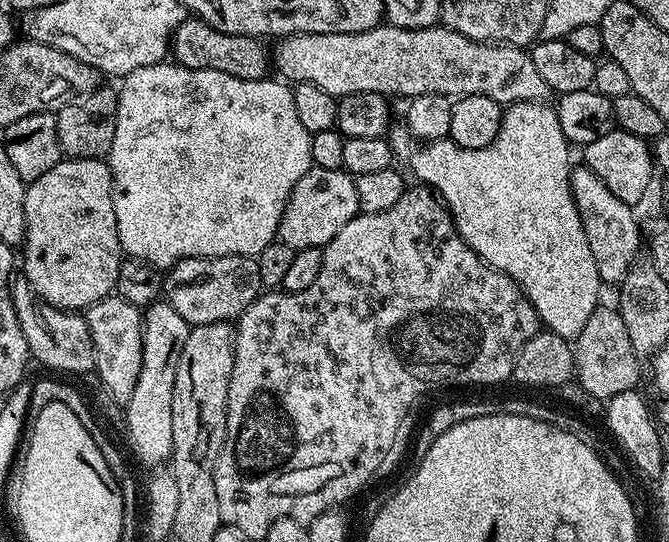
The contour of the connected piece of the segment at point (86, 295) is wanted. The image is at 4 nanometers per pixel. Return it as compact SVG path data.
M61 159L54 170L46 170L42 178L31 181L24 189L26 234L23 279L30 282L32 291L45 304L69 310L87 310L91 304L109 295L116 287L122 253L118 238L118 222L114 218L112 171L103 159Z

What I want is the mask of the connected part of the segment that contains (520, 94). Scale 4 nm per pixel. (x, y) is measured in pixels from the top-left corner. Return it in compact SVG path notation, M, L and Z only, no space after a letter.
M385 23L381 27L354 34L299 32L297 36L283 37L277 44L280 45L276 52L274 48L274 68L281 72L279 75L285 81L313 84L337 98L363 92L377 92L389 98L411 98L422 94L442 94L449 98L485 96L507 106L531 100L544 102L550 96L546 82L542 82L538 70L534 70L532 57L524 48L516 48L513 44L483 44L443 26L406 30Z

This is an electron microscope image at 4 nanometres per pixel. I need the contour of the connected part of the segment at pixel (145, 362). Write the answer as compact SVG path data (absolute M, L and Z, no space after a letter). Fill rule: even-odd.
M166 302L148 305L143 318L142 374L138 374L138 386L134 386L134 394L123 412L133 454L144 464L160 464L172 455L174 378L178 378L178 358L182 358L182 346L186 346L190 326L186 318Z

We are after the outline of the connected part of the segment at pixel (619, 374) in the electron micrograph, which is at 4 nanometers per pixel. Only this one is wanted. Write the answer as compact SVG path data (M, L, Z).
M597 306L594 314L590 314L586 326L582 326L582 334L578 334L578 338L574 341L575 383L580 383L580 388L586 395L593 396L600 402L607 402L610 398L614 398L614 394L633 391L637 387L636 383L640 380L640 364L642 364L641 357L637 356L634 346L630 346L630 334L626 331L626 322L622 322L619 311L615 307L604 307Z

